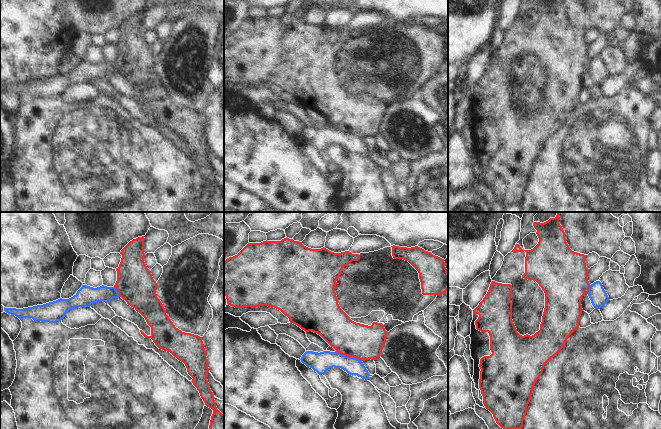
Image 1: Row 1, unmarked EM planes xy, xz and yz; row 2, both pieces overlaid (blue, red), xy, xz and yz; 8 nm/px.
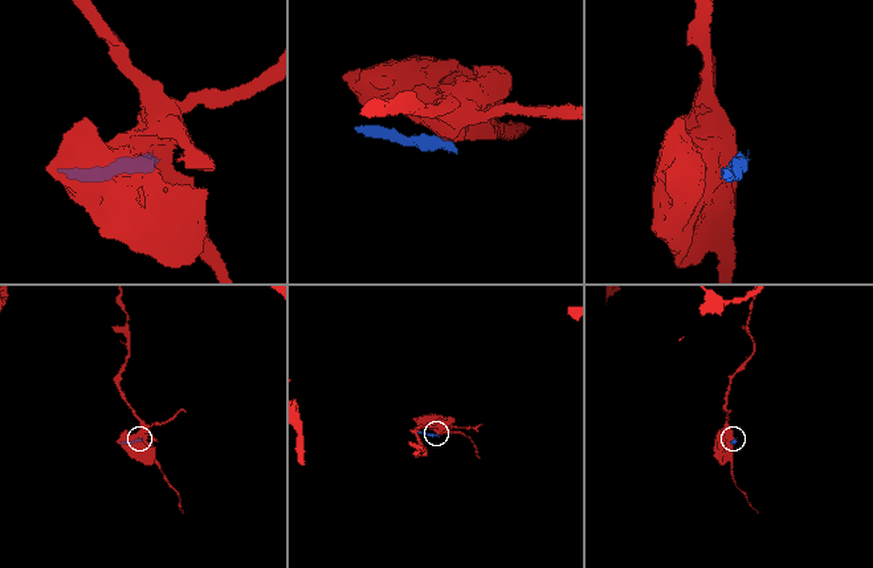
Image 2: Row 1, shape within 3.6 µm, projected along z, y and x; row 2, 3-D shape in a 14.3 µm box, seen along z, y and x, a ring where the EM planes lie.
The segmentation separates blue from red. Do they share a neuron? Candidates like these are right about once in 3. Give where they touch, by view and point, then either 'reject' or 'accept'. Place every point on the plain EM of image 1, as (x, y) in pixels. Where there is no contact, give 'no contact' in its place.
contact xz (349, 133); reject

